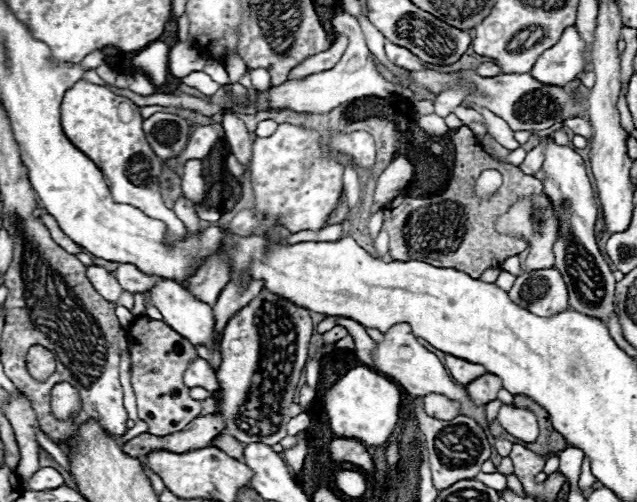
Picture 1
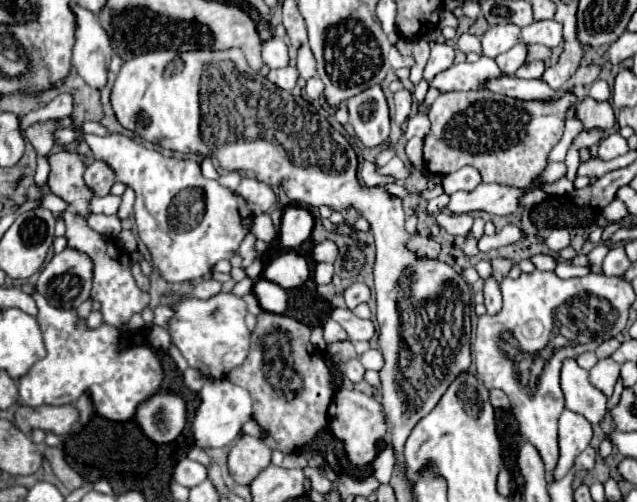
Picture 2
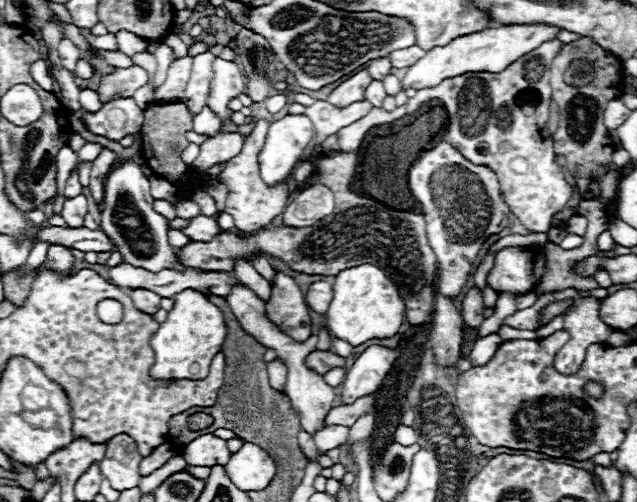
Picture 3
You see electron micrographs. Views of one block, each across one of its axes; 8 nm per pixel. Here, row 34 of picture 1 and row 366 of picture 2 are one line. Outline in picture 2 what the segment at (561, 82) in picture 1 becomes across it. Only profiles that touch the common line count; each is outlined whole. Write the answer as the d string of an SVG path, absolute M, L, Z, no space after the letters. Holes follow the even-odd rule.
M574 358L562 362L560 388L566 398L566 408L582 414L592 424L600 424L606 414L606 396L590 384L588 372L576 364Z

